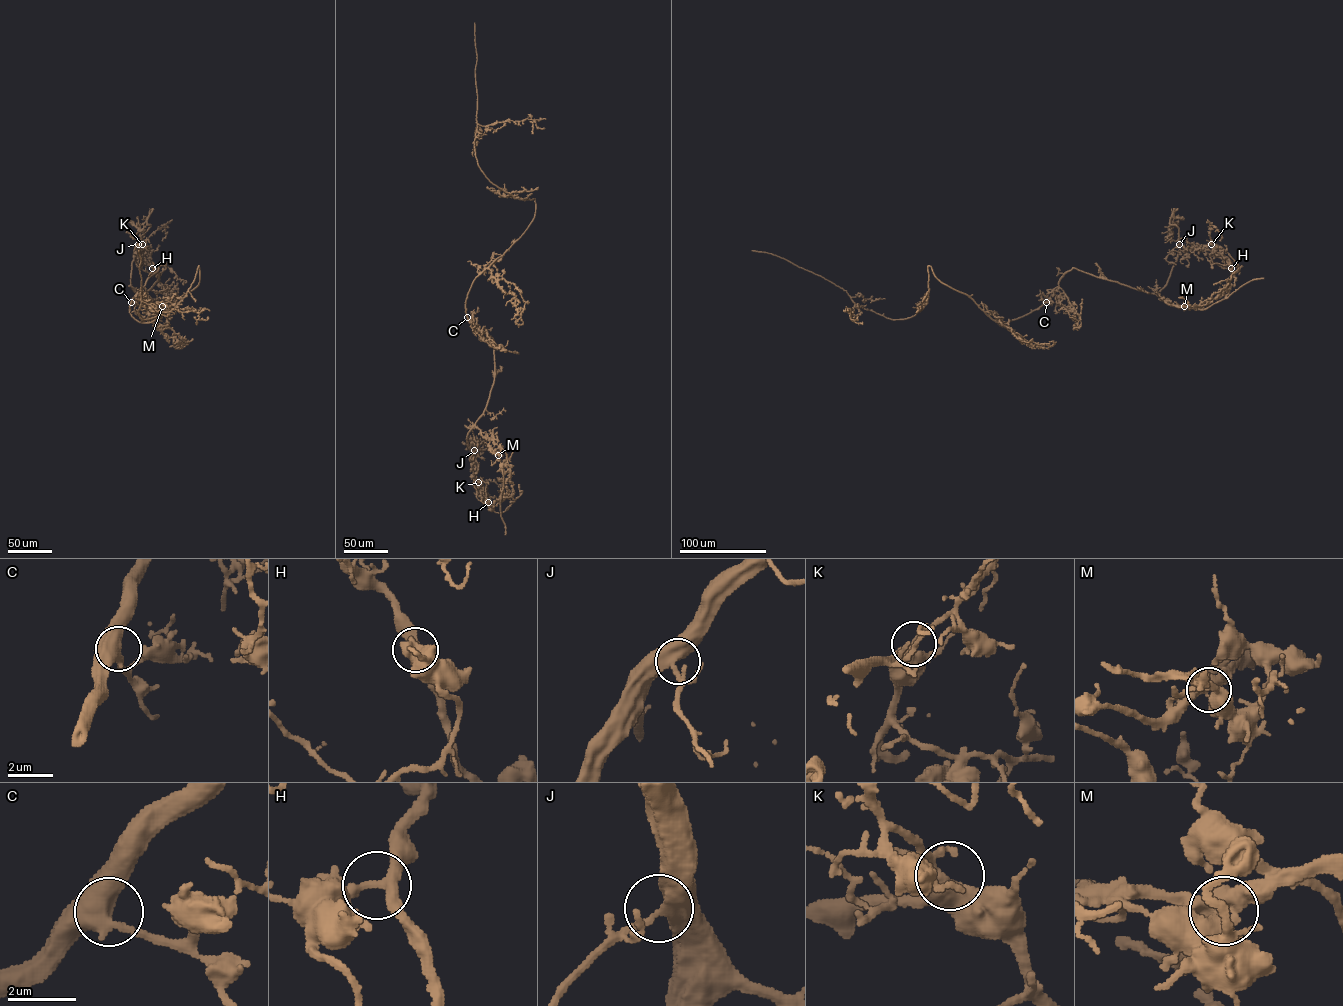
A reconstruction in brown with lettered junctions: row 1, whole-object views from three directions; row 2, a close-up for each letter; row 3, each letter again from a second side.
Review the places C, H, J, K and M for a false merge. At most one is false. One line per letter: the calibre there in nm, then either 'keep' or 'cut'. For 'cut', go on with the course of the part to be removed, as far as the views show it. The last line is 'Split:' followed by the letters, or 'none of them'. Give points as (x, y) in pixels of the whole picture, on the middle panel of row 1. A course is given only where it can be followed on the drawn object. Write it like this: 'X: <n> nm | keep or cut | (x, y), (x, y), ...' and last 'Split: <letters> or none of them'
C: 480 nm | keep
H: 320 nm | keep
J: 500 nm | keep
K: 400 nm | keep
M: 500 nm | cut | (498, 455), (503, 478), (500, 506), (505, 534)
Split: M

